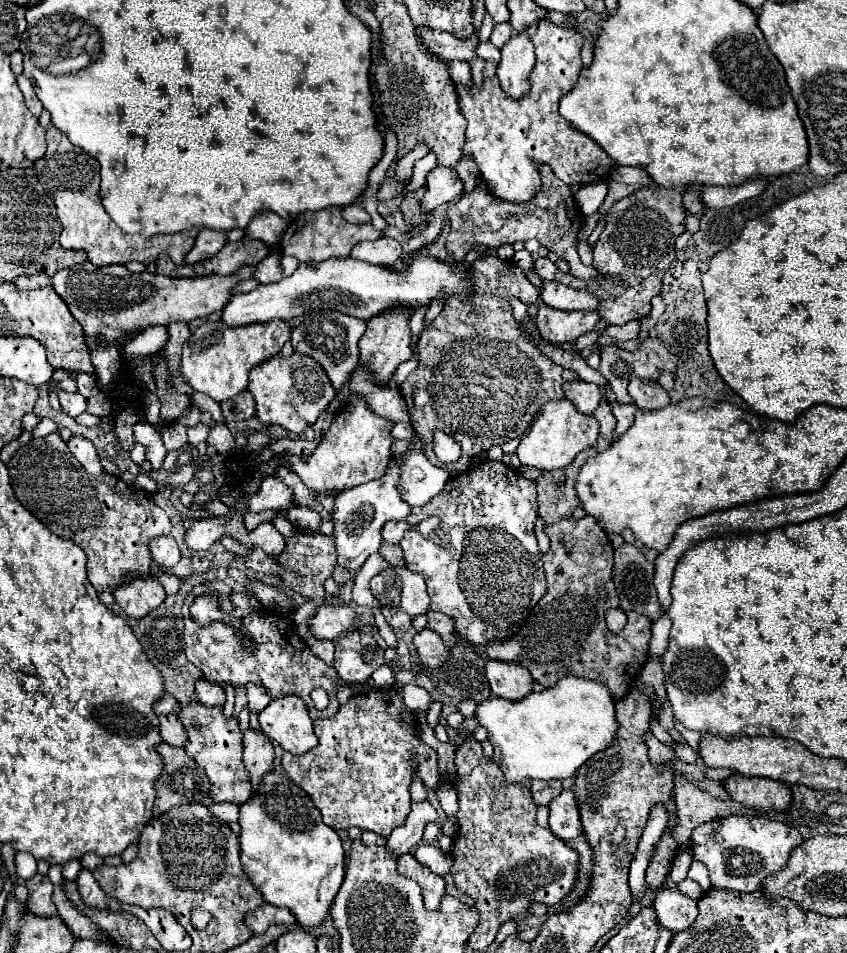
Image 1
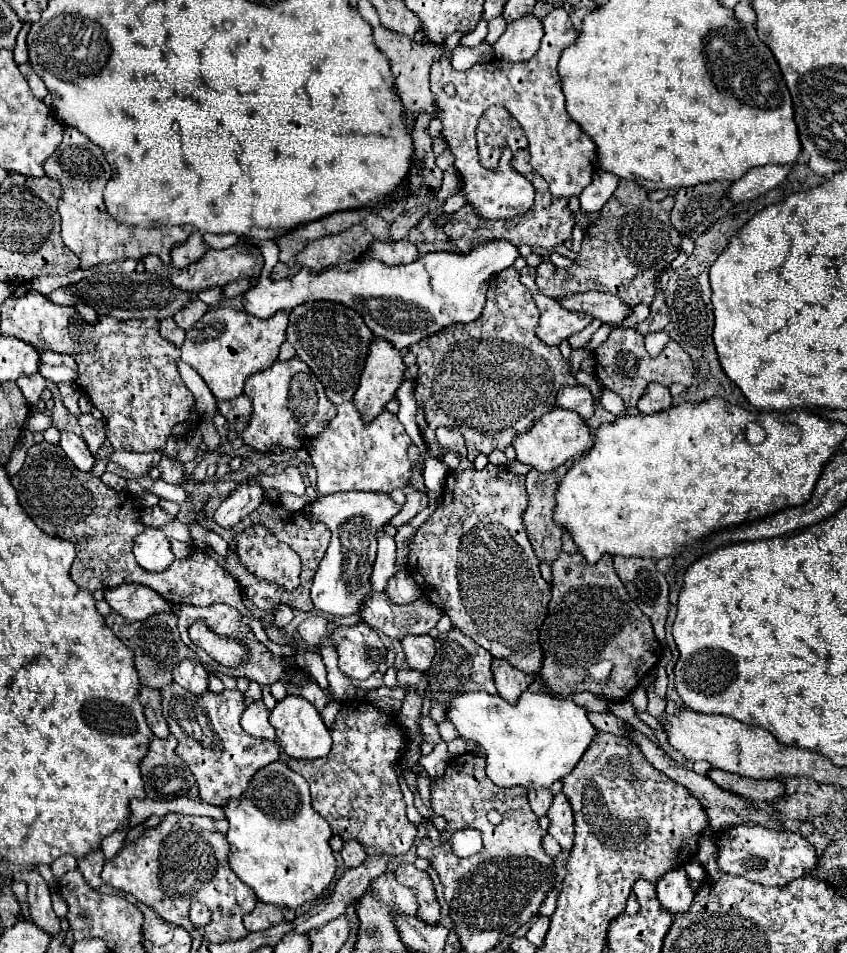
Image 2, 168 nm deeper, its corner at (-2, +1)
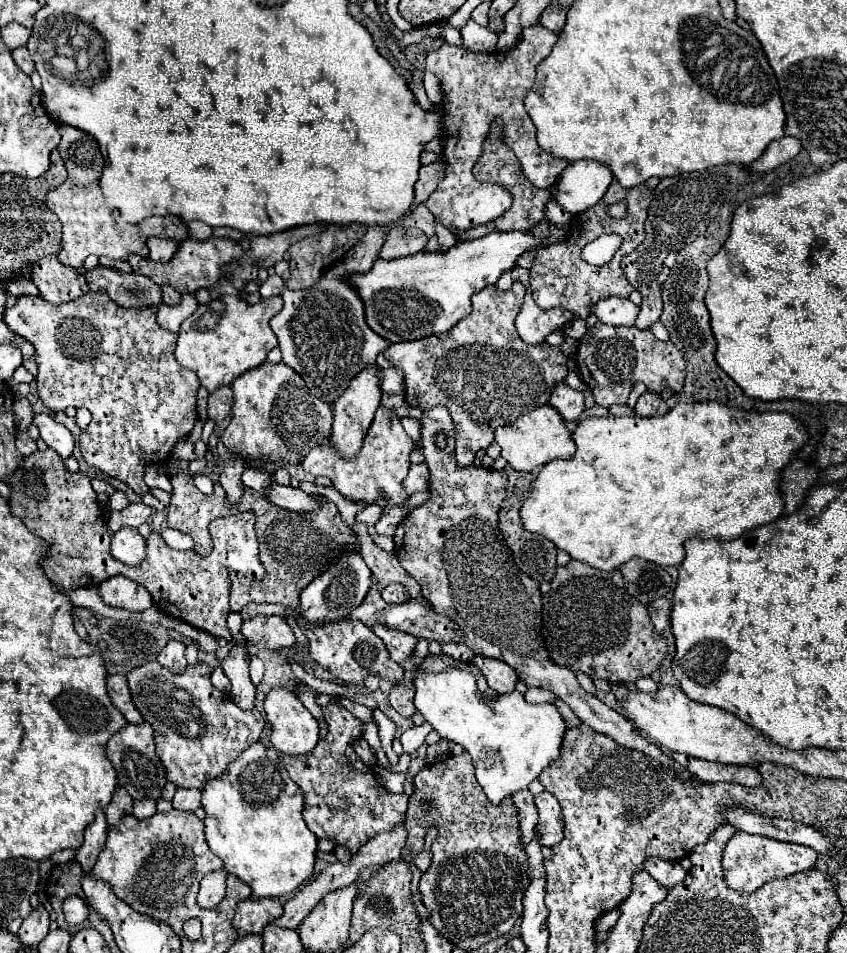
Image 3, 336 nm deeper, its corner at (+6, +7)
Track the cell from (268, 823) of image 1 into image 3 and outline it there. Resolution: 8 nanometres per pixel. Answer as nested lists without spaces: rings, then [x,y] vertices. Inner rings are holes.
[[[256,742],[254,746],[246,748],[246,752],[242,754],[242,758],[236,758],[228,768],[226,768],[226,774],[222,774],[222,778],[212,778],[210,782],[206,782],[206,786],[202,788],[202,808],[206,812],[204,816],[204,834],[206,834],[206,842],[210,846],[210,850],[224,862],[226,870],[236,874],[240,880],[244,880],[250,888],[252,888],[252,896],[254,898],[280,898],[284,894],[290,894],[294,892],[300,884],[304,884],[312,872],[314,872],[314,860],[316,860],[316,842],[318,838],[308,830],[304,818],[302,818],[302,804],[304,804],[304,794],[302,790],[298,788],[298,784],[294,784],[286,772],[286,768],[282,766],[280,758],[278,758],[278,752],[274,748],[268,748],[264,746],[262,742]]]

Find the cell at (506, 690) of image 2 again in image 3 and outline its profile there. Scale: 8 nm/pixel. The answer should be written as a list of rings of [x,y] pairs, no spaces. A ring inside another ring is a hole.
[[[474,656],[472,664],[482,672],[488,686],[496,694],[502,696],[502,694],[508,694],[514,690],[518,678],[516,678],[516,672],[510,670],[510,666],[506,662],[496,660],[496,658],[486,658],[486,656]]]

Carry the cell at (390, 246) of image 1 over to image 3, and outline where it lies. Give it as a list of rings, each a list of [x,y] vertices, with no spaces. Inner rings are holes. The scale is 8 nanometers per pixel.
[[[394,226],[386,234],[386,240],[380,248],[380,258],[394,260],[394,258],[418,254],[426,250],[426,244],[428,244],[428,236],[424,236],[422,230],[418,228],[406,230],[404,226]]]

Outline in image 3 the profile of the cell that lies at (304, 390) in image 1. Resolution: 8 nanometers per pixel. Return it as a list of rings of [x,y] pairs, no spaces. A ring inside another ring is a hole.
[[[264,362],[244,372],[234,380],[232,390],[232,420],[222,434],[222,442],[244,460],[262,460],[282,466],[300,464],[310,448],[330,436],[332,408],[320,398],[314,398],[304,380],[284,362]]]

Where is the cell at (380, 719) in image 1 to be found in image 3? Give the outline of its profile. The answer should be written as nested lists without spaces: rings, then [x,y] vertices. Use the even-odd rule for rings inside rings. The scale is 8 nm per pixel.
[[[330,702],[322,710],[324,720],[328,720],[326,738],[320,740],[310,754],[284,756],[282,764],[304,792],[304,820],[308,828],[318,838],[334,838],[336,844],[342,844],[356,854],[360,846],[378,832],[392,830],[404,822],[409,796],[390,794],[382,788],[372,770],[356,756],[352,742],[362,736],[362,722],[358,718],[354,718],[340,702]]]

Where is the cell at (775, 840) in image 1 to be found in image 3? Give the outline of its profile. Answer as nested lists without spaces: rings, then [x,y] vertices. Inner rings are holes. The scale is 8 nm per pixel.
[[[738,832],[724,848],[722,856],[722,870],[726,884],[736,890],[736,892],[754,892],[758,890],[764,882],[774,880],[774,878],[784,878],[788,874],[804,872],[814,868],[818,860],[818,854],[812,848],[800,846],[800,844],[790,844],[790,842],[778,842],[772,838],[762,838],[762,836],[752,836],[746,832]]]

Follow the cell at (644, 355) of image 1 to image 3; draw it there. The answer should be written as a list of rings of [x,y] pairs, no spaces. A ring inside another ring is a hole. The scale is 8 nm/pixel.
[[[594,324],[590,326],[592,342],[580,342],[574,354],[578,372],[598,406],[610,408],[614,404],[626,404],[628,394],[632,392],[636,382],[644,382],[648,390],[662,394],[666,388],[682,390],[686,378],[686,360],[684,354],[672,342],[660,342],[652,336],[650,330],[626,328],[626,326],[608,326]]]

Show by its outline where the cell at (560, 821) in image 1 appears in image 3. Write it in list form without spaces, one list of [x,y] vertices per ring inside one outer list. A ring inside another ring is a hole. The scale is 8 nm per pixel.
[[[542,792],[534,798],[538,808],[536,832],[540,834],[542,846],[556,846],[564,838],[564,818],[558,800],[550,792]]]

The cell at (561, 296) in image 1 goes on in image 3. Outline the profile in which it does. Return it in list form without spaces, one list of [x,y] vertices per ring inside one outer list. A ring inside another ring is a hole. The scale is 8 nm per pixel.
[[[604,298],[594,308],[592,314],[598,316],[600,322],[610,326],[634,326],[634,320],[638,316],[638,306],[632,304],[628,298]]]

